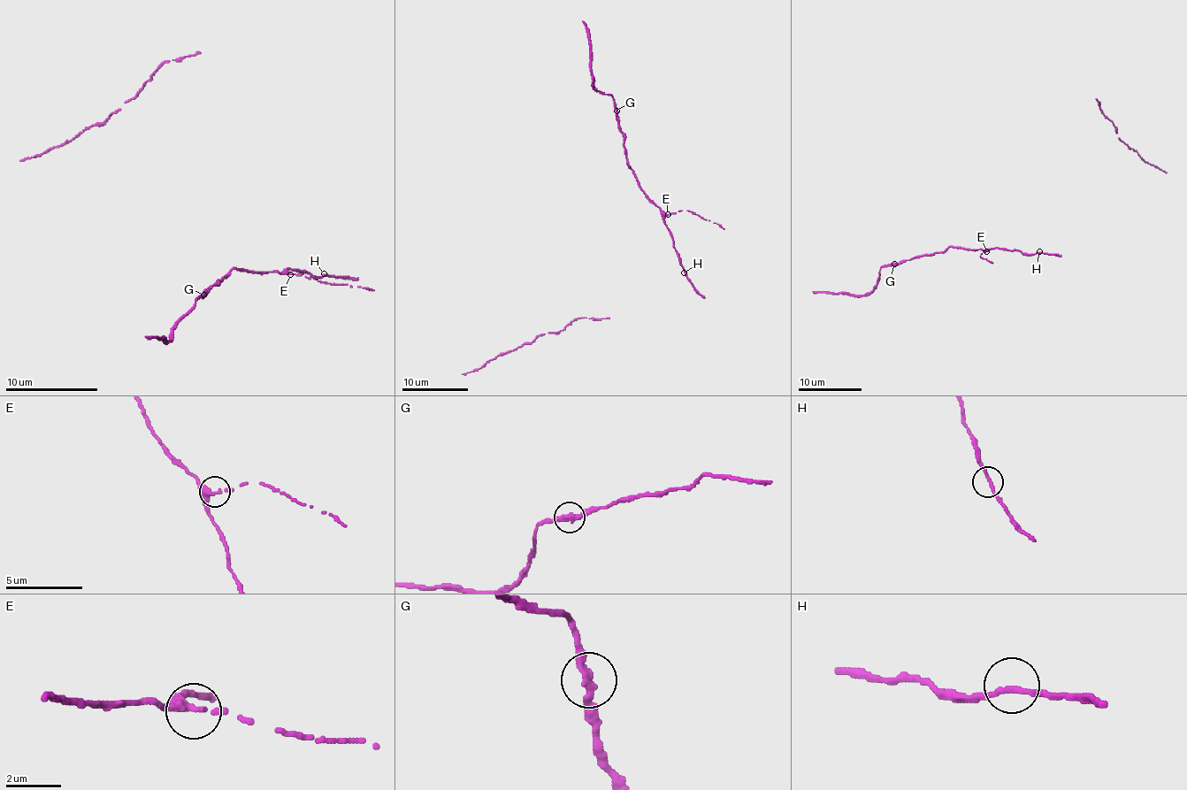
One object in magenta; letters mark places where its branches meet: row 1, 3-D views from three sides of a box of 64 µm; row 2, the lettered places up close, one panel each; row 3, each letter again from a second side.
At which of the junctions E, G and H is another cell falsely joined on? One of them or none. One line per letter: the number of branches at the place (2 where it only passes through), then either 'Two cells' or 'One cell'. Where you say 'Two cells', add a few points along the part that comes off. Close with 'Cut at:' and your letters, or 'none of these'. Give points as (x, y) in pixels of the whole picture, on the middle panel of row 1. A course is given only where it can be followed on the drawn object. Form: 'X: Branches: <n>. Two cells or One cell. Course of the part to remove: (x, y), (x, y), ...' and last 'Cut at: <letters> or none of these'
E: Branches: 2. One cell
G: Branches: 2. One cell
H: Branches: 2. One cell
Cut at: none of these

